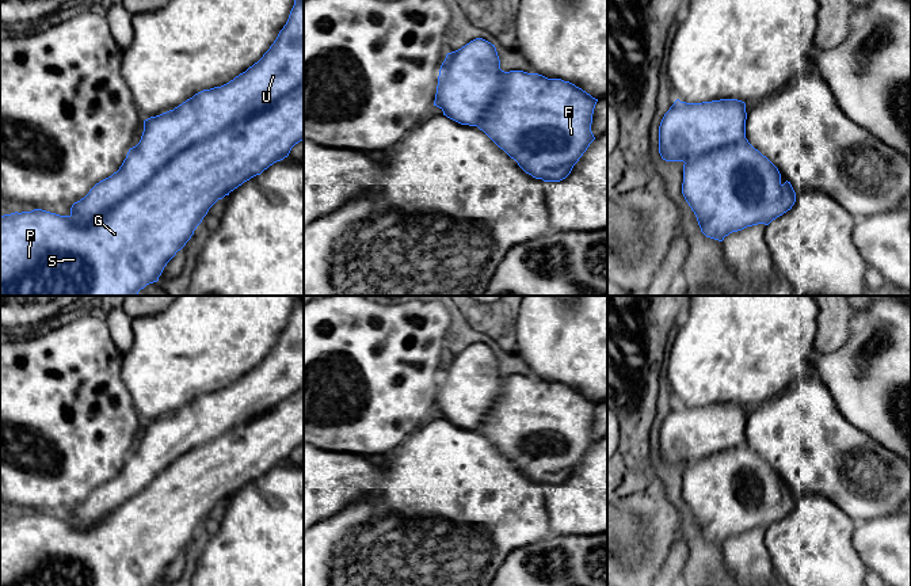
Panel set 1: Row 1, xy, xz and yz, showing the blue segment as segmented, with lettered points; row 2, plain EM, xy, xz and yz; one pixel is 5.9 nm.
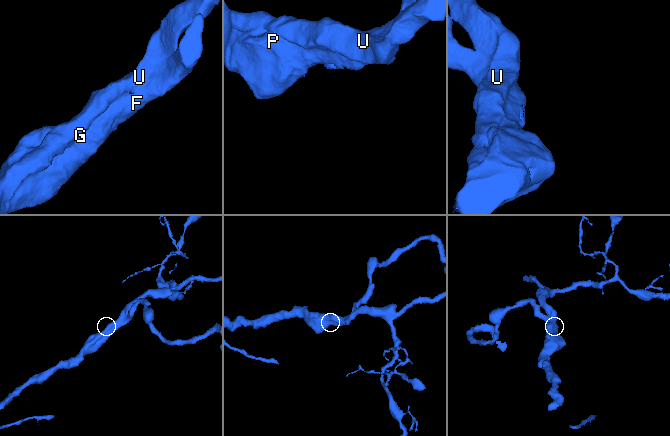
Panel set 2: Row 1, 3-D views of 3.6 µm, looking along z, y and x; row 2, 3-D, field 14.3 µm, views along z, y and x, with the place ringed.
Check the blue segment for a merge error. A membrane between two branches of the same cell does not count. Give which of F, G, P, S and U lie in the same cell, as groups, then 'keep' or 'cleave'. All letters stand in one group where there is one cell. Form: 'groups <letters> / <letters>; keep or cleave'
groups F G P S U; keep

